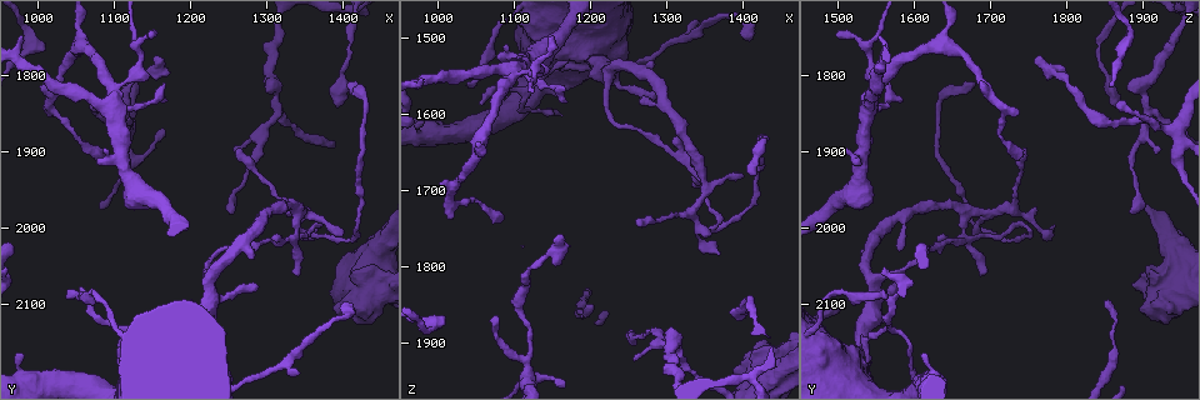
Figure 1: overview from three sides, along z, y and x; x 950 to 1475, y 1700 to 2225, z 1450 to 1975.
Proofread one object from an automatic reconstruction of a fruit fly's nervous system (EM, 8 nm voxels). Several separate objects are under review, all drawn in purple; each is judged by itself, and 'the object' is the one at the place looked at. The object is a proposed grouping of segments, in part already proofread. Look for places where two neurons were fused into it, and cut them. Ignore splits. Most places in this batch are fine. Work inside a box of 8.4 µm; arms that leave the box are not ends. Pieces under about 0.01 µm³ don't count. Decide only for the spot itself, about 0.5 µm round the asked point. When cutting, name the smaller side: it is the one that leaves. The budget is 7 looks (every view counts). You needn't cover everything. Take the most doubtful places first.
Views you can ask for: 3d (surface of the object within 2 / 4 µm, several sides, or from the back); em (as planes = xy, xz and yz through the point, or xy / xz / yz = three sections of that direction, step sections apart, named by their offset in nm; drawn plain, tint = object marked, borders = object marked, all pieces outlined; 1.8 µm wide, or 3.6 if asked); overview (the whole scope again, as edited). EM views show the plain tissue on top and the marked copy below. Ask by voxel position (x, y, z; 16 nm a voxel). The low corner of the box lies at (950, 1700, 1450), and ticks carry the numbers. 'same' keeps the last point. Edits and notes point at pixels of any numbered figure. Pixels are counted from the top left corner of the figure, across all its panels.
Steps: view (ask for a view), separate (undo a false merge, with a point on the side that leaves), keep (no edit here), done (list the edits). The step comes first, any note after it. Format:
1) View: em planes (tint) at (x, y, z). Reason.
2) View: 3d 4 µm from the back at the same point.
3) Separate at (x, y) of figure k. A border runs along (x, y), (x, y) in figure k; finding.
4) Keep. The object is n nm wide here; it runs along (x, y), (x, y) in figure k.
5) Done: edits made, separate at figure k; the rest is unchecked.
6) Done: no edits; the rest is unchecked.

View: em 3.6 µm xy step 8 (tint) at (1200, 2150, 1525). Narrows sharply.

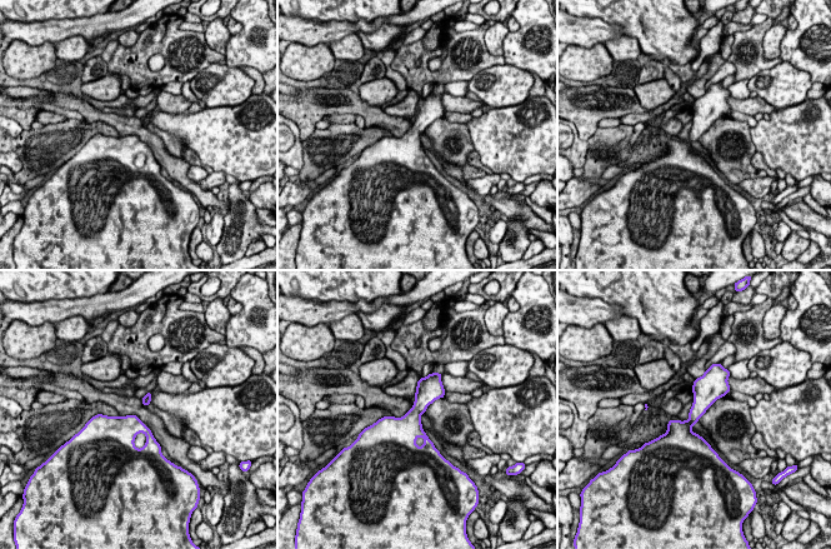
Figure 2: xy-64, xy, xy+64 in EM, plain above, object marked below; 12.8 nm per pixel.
View: em 3.6 µm planes (borders) at the same point.

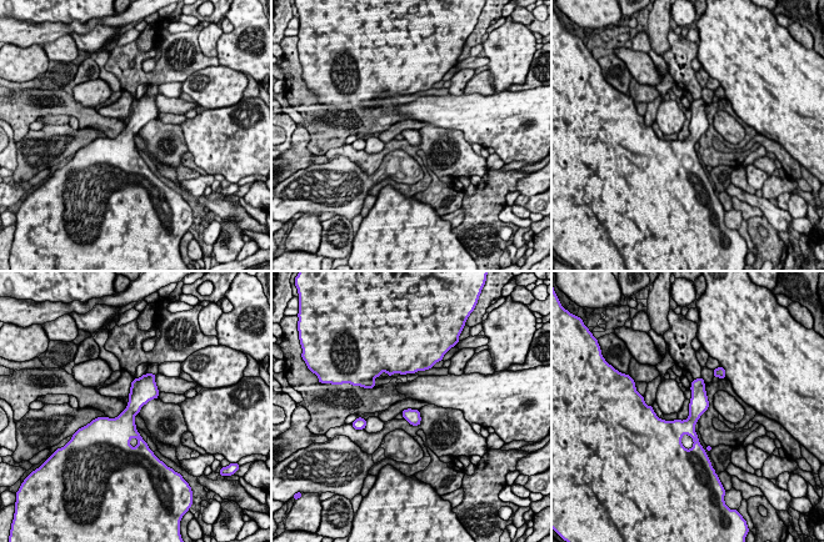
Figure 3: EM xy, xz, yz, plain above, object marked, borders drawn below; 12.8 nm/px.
Keep. It runs along (700, 382), (684, 426), (658, 422) in figure 3; continuous, no second neuron.

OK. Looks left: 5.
View: 3d 4 µm at (1340, 2010, 1670). A fork.

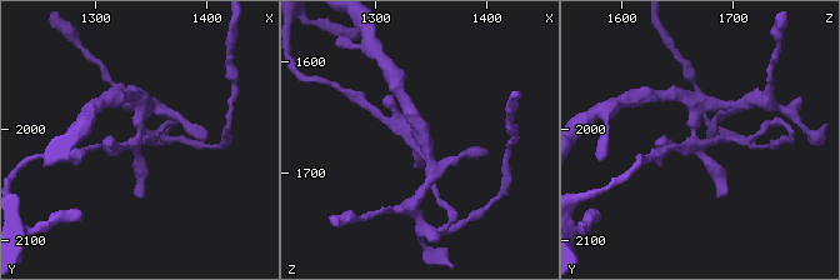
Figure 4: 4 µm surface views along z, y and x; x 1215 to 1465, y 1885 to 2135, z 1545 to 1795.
View: em 3.6 µm xz step 16 (tint) at (1334, 2014, 1670).

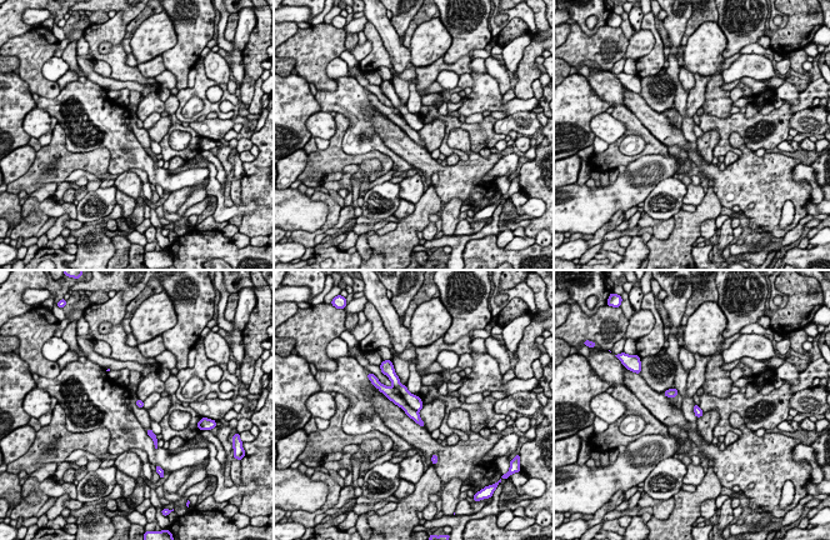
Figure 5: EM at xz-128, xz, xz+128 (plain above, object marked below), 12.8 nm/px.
Keep. All the same neuron.

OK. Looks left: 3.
View: em planes (tint) at (1050, 1880, 1715). A narrow waist.

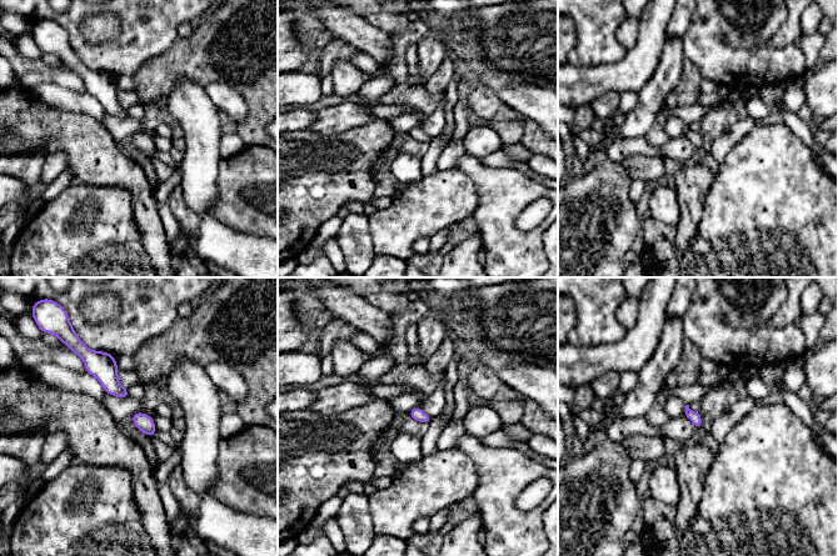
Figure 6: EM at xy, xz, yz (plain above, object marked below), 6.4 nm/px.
Keep. The object is 70 nm wide here; continuous, no second neuron.

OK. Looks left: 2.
Done: no edits; the rest is unchecked.

